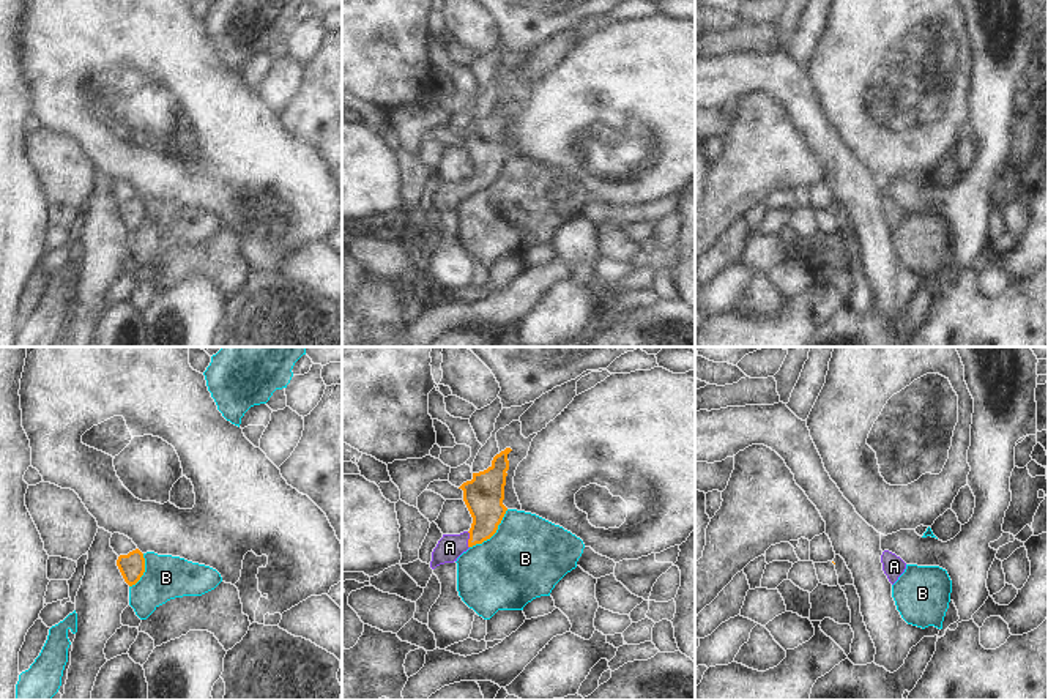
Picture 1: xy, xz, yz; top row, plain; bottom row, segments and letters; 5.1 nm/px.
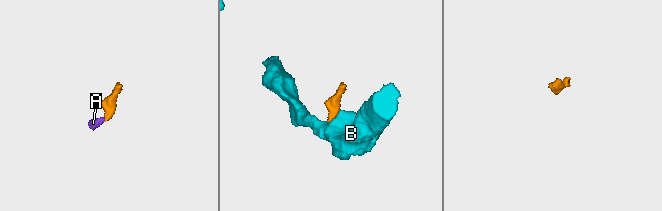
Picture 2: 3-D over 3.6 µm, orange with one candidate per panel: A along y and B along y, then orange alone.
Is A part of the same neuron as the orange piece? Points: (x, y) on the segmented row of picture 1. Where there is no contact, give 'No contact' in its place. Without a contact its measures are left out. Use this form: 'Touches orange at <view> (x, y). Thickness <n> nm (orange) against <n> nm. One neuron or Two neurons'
Touches orange at xz (468, 539). Thickness 200 nm (orange) against 140 nm. One neuron.

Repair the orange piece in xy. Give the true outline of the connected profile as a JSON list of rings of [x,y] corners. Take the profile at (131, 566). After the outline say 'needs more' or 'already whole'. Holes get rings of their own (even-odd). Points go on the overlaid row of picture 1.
[[[136,549],[128,555],[120,555],[117,566],[124,579],[124,582],[132,586],[136,585],[145,572],[145,558],[143,553]]] | already whole

